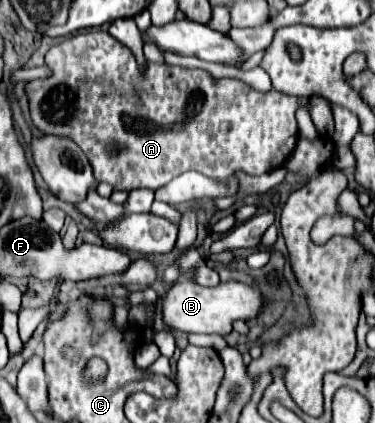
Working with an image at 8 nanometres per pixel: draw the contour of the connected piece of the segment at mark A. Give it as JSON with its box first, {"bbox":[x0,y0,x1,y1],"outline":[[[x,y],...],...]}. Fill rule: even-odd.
{"bbox":[25,32,309,192],"outline":[[[83,32],[77,34],[75,38],[63,40],[61,44],[53,46],[47,54],[45,54],[45,66],[51,70],[51,76],[47,78],[37,78],[37,80],[29,80],[25,84],[25,94],[29,98],[29,110],[31,110],[31,120],[33,124],[43,132],[43,134],[63,134],[69,136],[73,142],[77,142],[77,146],[87,154],[87,160],[91,162],[93,174],[97,182],[109,182],[113,184],[113,190],[123,190],[123,192],[131,192],[135,188],[147,188],[147,190],[157,190],[161,186],[165,186],[167,182],[171,182],[173,178],[181,176],[183,172],[195,170],[207,178],[213,180],[227,180],[233,176],[233,172],[243,170],[251,176],[261,176],[271,172],[271,168],[279,168],[291,154],[291,150],[297,144],[297,120],[295,120],[295,110],[297,106],[309,106],[307,98],[297,98],[297,96],[287,96],[283,92],[271,90],[271,92],[257,92],[253,90],[249,84],[245,84],[243,80],[235,80],[235,78],[213,78],[209,72],[205,70],[197,70],[197,68],[181,68],[181,66],[167,66],[167,64],[147,64],[147,72],[145,76],[141,76],[141,70],[137,66],[137,60],[133,56],[131,50],[127,50],[125,44],[121,44],[119,40],[115,40],[109,32]],[[109,142],[125,142],[125,150],[117,152],[117,154],[109,154],[107,152],[107,144]]]}

